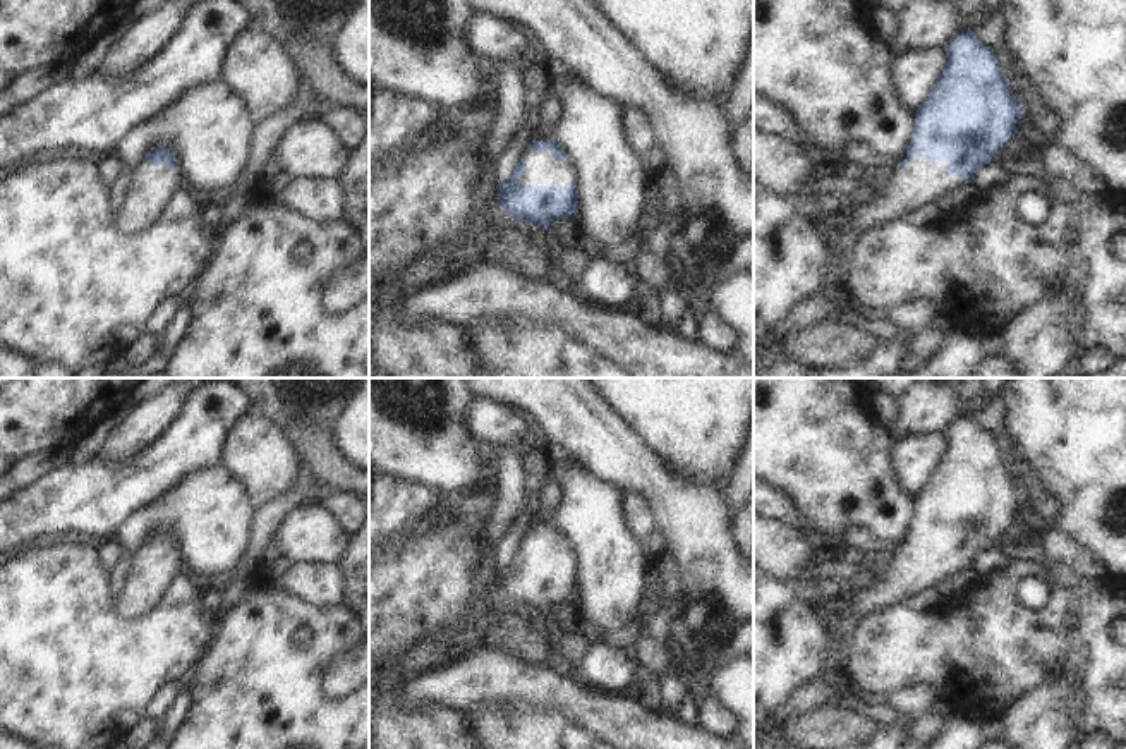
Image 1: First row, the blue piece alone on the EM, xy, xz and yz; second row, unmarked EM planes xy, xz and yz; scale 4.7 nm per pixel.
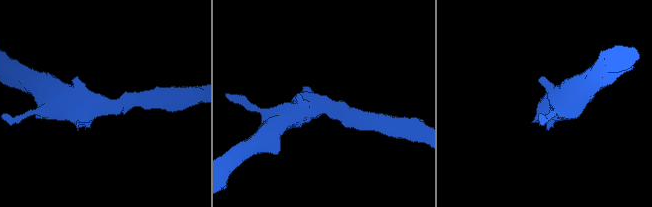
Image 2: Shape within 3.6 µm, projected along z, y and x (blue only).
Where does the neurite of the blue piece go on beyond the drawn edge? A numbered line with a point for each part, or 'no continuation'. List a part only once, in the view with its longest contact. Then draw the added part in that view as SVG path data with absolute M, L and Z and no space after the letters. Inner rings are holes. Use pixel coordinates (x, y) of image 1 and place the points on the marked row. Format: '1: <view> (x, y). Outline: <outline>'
1: xz (541, 169). Outline: M527 146L522 160L525 174L518 177L520 186L568 186L575 182L573 163L570 160L558 161L549 149L539 153Z

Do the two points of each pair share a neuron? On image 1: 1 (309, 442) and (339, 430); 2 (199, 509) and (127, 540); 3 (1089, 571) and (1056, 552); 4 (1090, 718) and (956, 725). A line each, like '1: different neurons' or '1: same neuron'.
1: different neurons
2: same neuron
3: same neuron
4: different neurons

